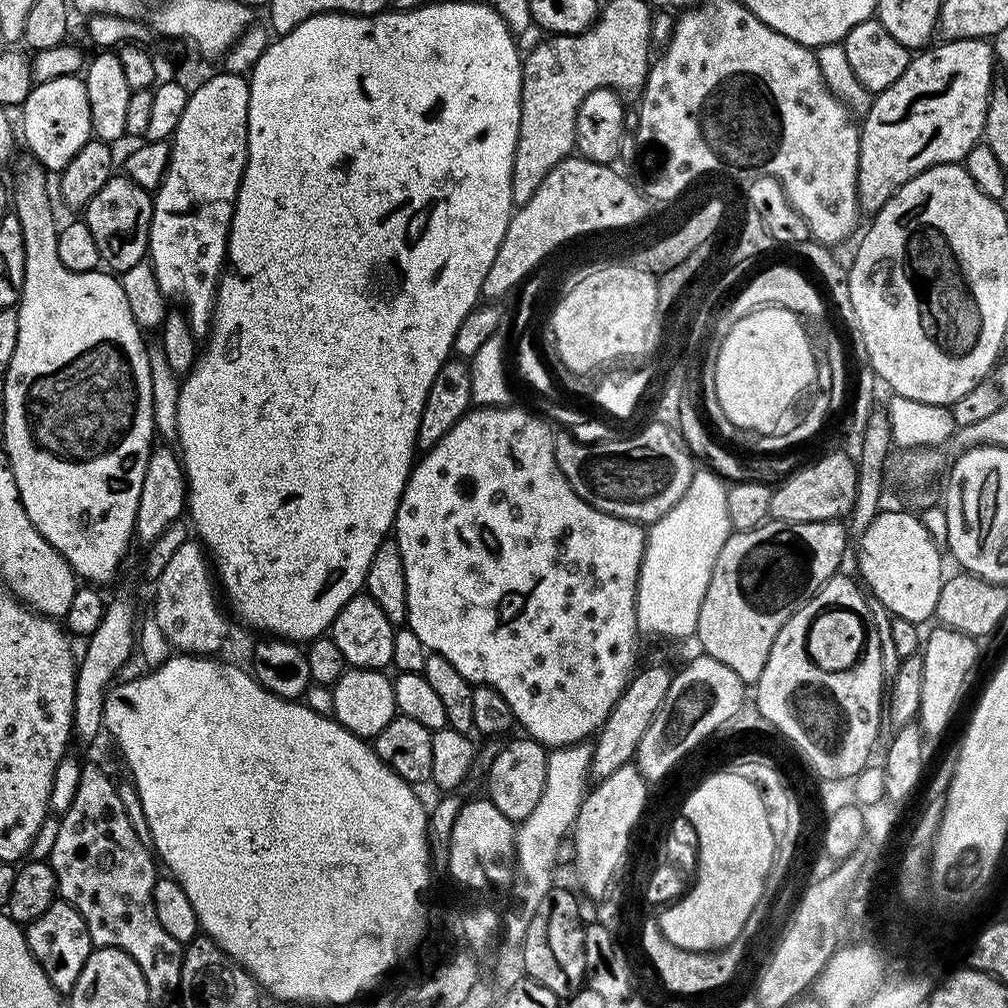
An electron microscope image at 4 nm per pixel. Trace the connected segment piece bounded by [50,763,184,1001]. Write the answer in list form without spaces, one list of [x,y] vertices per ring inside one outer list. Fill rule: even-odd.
[[[85,763],[80,770],[80,781],[78,782],[78,794],[74,794],[74,802],[70,802],[68,811],[63,813],[58,820],[58,839],[54,842],[54,850],[50,857],[50,863],[54,874],[56,875],[56,886],[58,889],[59,899],[65,900],[70,906],[74,906],[74,910],[78,910],[78,914],[82,914],[82,918],[86,922],[86,930],[90,930],[90,938],[93,945],[97,948],[117,948],[126,954],[130,954],[130,958],[134,958],[134,962],[138,962],[138,966],[142,970],[142,974],[146,978],[146,986],[148,987],[151,999],[164,1000],[168,995],[175,993],[180,987],[180,971],[182,970],[182,958],[184,957],[184,948],[174,938],[170,938],[170,934],[166,934],[162,922],[158,922],[158,914],[154,914],[154,898],[152,891],[158,879],[157,861],[154,859],[153,853],[149,851],[145,844],[140,841],[140,836],[136,833],[136,828],[132,825],[132,820],[128,817],[128,808],[124,805],[124,800],[120,797],[120,792],[116,789],[116,784],[99,768],[96,764]]]

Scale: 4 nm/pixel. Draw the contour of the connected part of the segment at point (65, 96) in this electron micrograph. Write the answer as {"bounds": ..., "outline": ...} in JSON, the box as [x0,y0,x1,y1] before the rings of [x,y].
{"bounds":[18,76,93,173],"outline":[[[80,76],[53,78],[51,82],[32,84],[20,113],[18,124],[22,129],[23,143],[24,140],[28,143],[31,159],[49,173],[63,172],[70,158],[74,158],[74,154],[78,154],[78,150],[93,139],[90,98],[86,98],[86,86]]]}

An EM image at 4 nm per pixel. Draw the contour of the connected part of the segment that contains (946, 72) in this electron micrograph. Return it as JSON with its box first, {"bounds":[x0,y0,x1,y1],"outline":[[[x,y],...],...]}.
{"bounds":[856,40,996,218],"outline":[[[944,40],[937,48],[928,46],[913,55],[906,71],[894,86],[875,93],[863,113],[864,124],[859,125],[858,182],[856,197],[861,213],[871,218],[886,206],[886,202],[910,178],[922,174],[939,164],[959,164],[974,145],[981,143],[988,109],[988,95],[992,92],[996,56],[988,40]]]}

